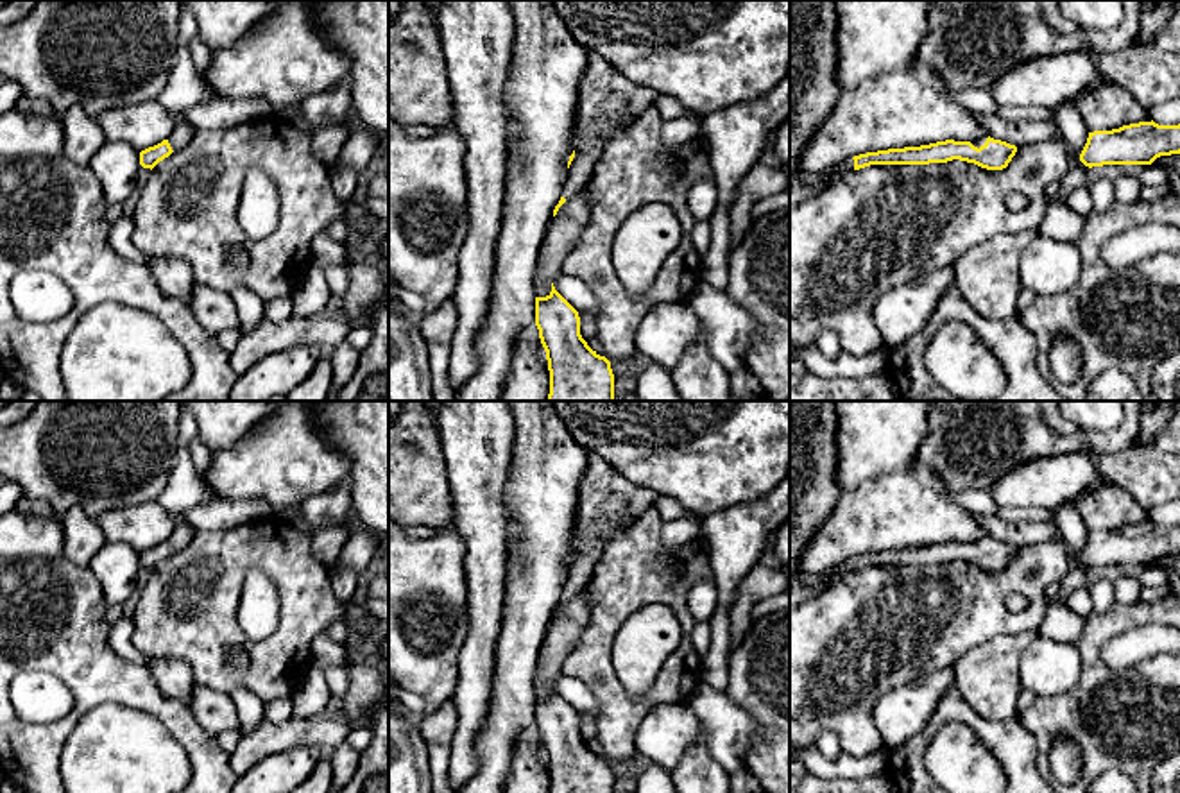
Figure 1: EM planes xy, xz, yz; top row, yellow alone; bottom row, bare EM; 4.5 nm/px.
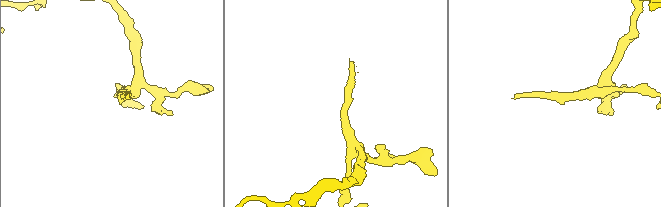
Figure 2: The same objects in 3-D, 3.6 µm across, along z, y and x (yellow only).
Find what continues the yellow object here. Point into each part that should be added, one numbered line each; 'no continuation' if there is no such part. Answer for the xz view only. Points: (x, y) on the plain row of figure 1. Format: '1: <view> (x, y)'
1: xz (600, 480)

